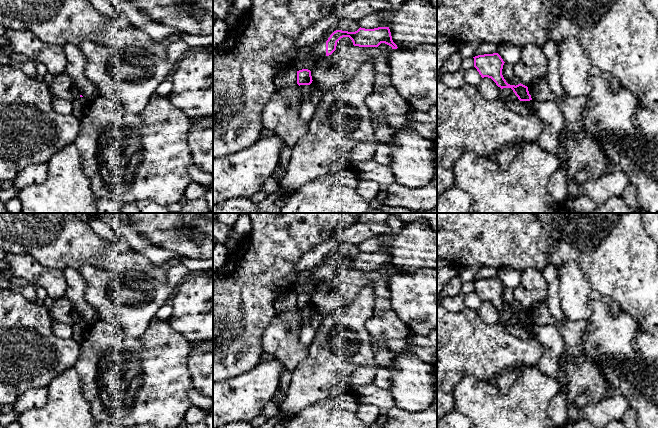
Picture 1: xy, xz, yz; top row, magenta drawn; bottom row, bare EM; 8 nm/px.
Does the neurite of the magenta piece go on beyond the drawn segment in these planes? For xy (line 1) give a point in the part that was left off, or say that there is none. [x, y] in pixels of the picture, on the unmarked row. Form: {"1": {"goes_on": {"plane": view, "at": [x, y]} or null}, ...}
{"1": {"goes_on": null}}

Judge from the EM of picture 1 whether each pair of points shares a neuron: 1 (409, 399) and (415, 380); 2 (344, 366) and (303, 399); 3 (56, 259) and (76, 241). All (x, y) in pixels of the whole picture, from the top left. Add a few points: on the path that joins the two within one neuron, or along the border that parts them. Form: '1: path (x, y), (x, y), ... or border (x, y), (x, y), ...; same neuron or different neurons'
1: path (409, 394), (412, 391), (412, 385); same neuron
2: path (334, 368), (313, 389); same neuron
3: path (61, 254), (71, 245); same neuron

